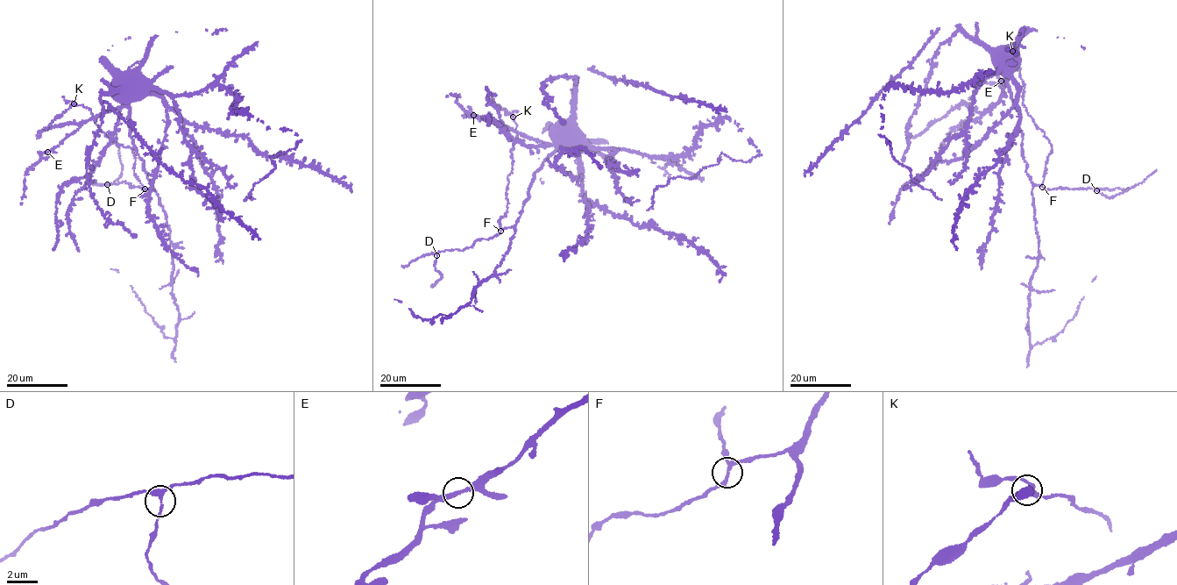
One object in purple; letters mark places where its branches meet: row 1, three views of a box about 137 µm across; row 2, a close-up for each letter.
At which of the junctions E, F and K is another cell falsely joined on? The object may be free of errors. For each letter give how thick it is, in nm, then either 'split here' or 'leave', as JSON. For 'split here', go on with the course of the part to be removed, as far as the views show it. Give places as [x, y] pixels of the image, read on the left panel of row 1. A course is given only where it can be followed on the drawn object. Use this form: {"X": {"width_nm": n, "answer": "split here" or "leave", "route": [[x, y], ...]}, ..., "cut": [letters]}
{"E": {"width_nm": 220, "answer": "leave"}, "F": {"width_nm": 220, "answer": "leave"}, "K": {"width_nm": 240, "answer": "leave"}, "cut": []}

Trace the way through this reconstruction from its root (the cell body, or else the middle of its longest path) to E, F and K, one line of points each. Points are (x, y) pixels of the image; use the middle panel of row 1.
E: (569, 127), (563, 129), (554, 143), (548, 144), (473, 115)
F: (569, 127), (563, 129), (557, 146), (535, 172), (527, 193), (528, 198), (523, 203), (515, 224), (501, 231)
K: (569, 127), (535, 172), (515, 224), (501, 229), (514, 161), (511, 151), (517, 137), (513, 117)

